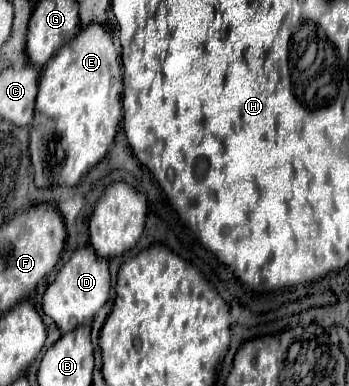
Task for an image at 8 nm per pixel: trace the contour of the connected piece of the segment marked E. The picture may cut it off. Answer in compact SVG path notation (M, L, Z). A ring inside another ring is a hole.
M102 25L80 29L72 45L64 45L40 77L34 123L30 129L30 159L38 187L76 185L114 145L122 117L122 65L112 33Z

